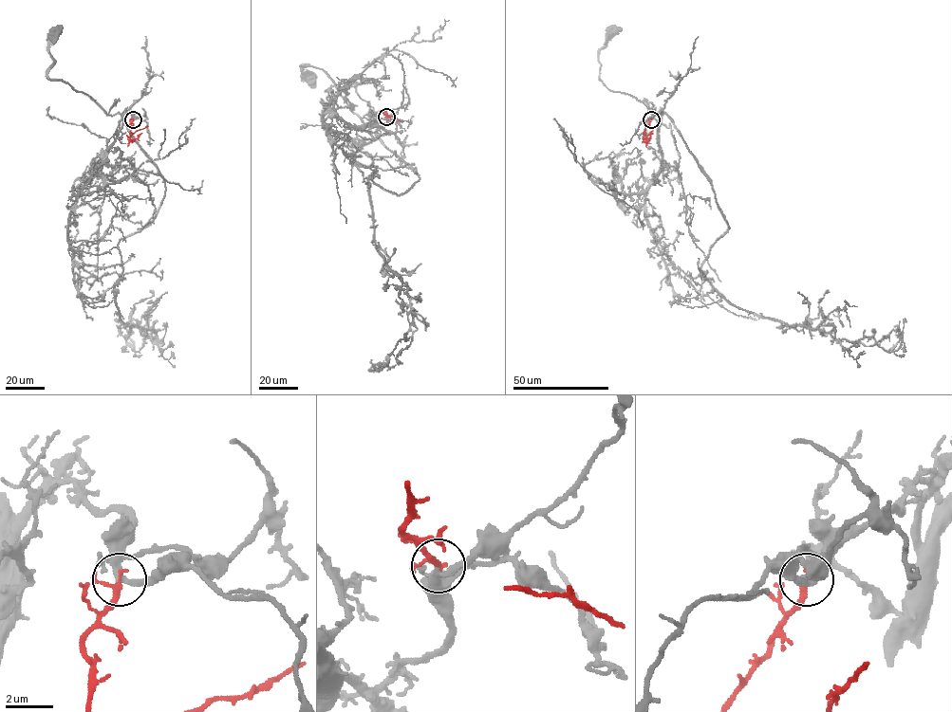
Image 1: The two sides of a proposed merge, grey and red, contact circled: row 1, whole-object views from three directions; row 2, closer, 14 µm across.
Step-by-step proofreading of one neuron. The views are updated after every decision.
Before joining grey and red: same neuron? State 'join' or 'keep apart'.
join

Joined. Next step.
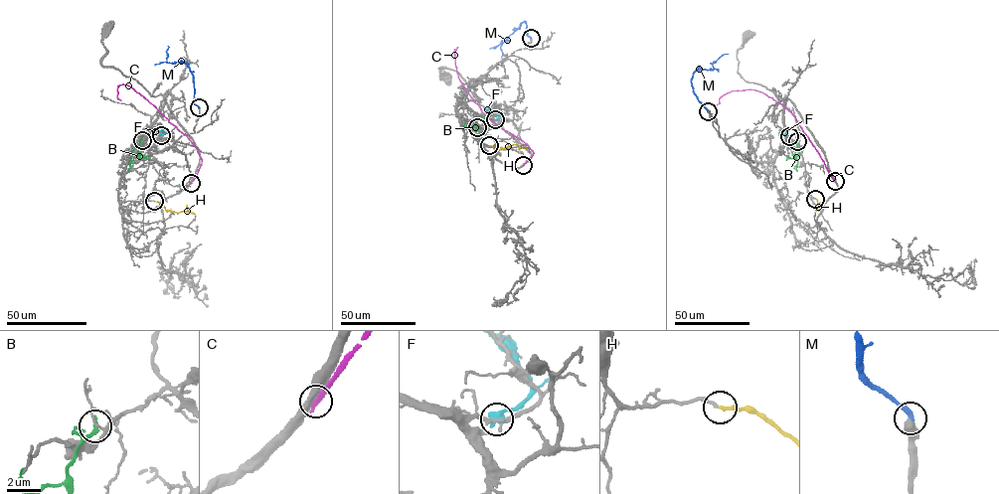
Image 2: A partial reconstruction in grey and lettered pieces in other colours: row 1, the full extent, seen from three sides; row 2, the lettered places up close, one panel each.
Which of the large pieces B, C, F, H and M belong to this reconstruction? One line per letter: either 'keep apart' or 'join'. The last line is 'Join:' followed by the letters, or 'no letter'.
B: keep apart
C: keep apart
F: keep apart
H: join
M: keep apart
Join: H

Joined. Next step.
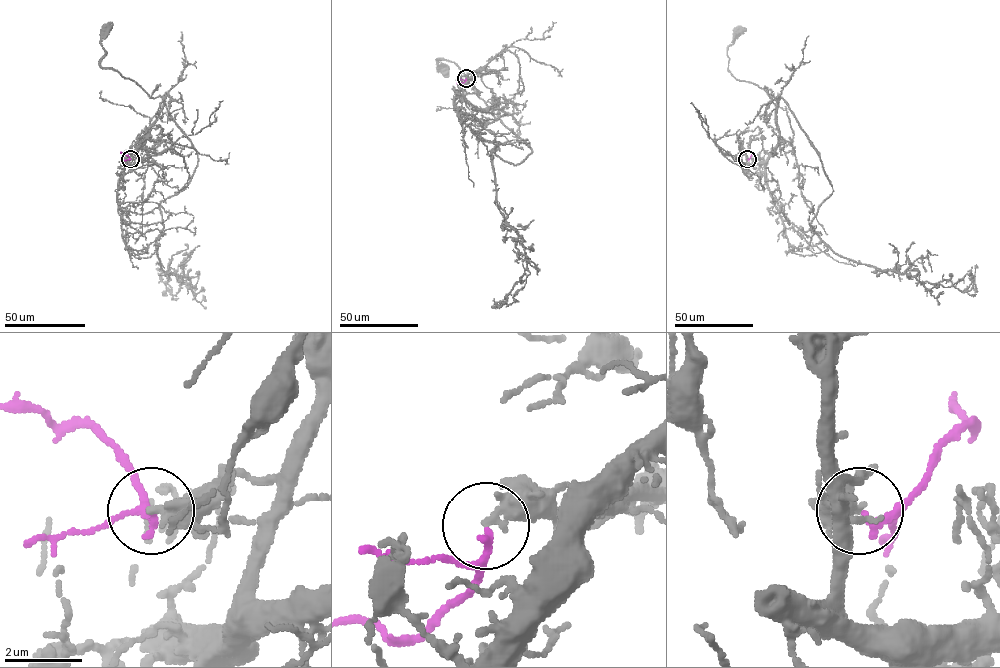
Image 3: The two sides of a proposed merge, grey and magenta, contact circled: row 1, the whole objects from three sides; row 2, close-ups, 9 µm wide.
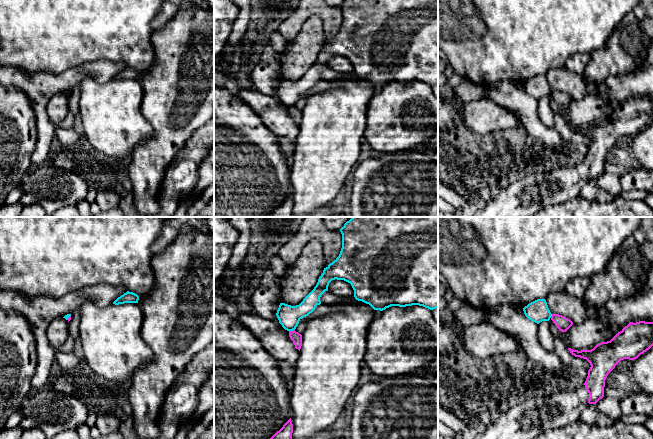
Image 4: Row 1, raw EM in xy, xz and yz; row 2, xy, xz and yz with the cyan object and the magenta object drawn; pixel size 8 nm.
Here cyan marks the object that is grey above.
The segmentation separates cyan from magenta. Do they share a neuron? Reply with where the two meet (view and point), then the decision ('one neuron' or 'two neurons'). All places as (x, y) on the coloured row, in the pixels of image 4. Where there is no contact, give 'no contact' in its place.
contact xz (291, 330); two neurons

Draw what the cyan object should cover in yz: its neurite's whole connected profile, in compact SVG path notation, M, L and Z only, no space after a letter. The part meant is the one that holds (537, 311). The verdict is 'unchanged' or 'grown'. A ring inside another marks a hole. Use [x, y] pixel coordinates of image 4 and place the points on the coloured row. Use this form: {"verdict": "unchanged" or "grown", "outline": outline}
{"verdict": "unchanged", "outline": "M537 299L523 308L525 316L539 324L542 321L549 321L552 314L545 299Z"}

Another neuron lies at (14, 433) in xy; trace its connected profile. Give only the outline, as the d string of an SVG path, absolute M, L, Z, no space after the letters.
M21 427L4 429L0 432L0 439L20 439L23 433L23 429Z

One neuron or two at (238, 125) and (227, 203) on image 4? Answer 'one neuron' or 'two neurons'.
one neuron

